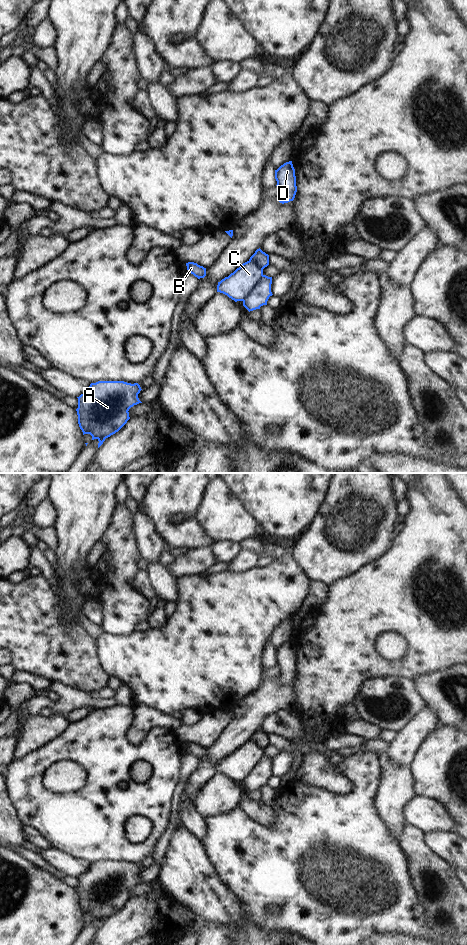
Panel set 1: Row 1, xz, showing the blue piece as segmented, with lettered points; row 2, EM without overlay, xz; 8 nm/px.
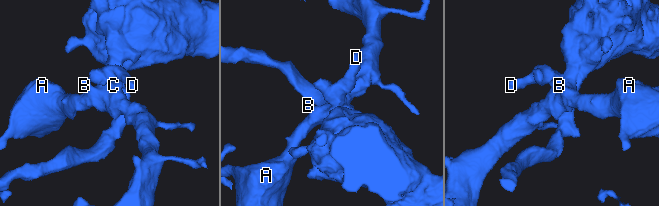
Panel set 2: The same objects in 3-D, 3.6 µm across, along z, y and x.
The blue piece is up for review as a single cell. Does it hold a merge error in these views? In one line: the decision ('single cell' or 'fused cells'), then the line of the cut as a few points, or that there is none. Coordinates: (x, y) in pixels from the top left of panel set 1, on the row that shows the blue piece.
fused cells; cut xz (263, 275), (242, 300)

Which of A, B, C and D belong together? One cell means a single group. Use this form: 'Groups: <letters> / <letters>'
Groups: A B C / D

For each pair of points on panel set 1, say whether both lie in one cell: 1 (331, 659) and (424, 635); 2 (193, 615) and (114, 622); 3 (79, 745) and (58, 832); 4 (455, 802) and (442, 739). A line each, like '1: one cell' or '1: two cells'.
1: one cell
2: two cells
3: one cell
4: one cell

